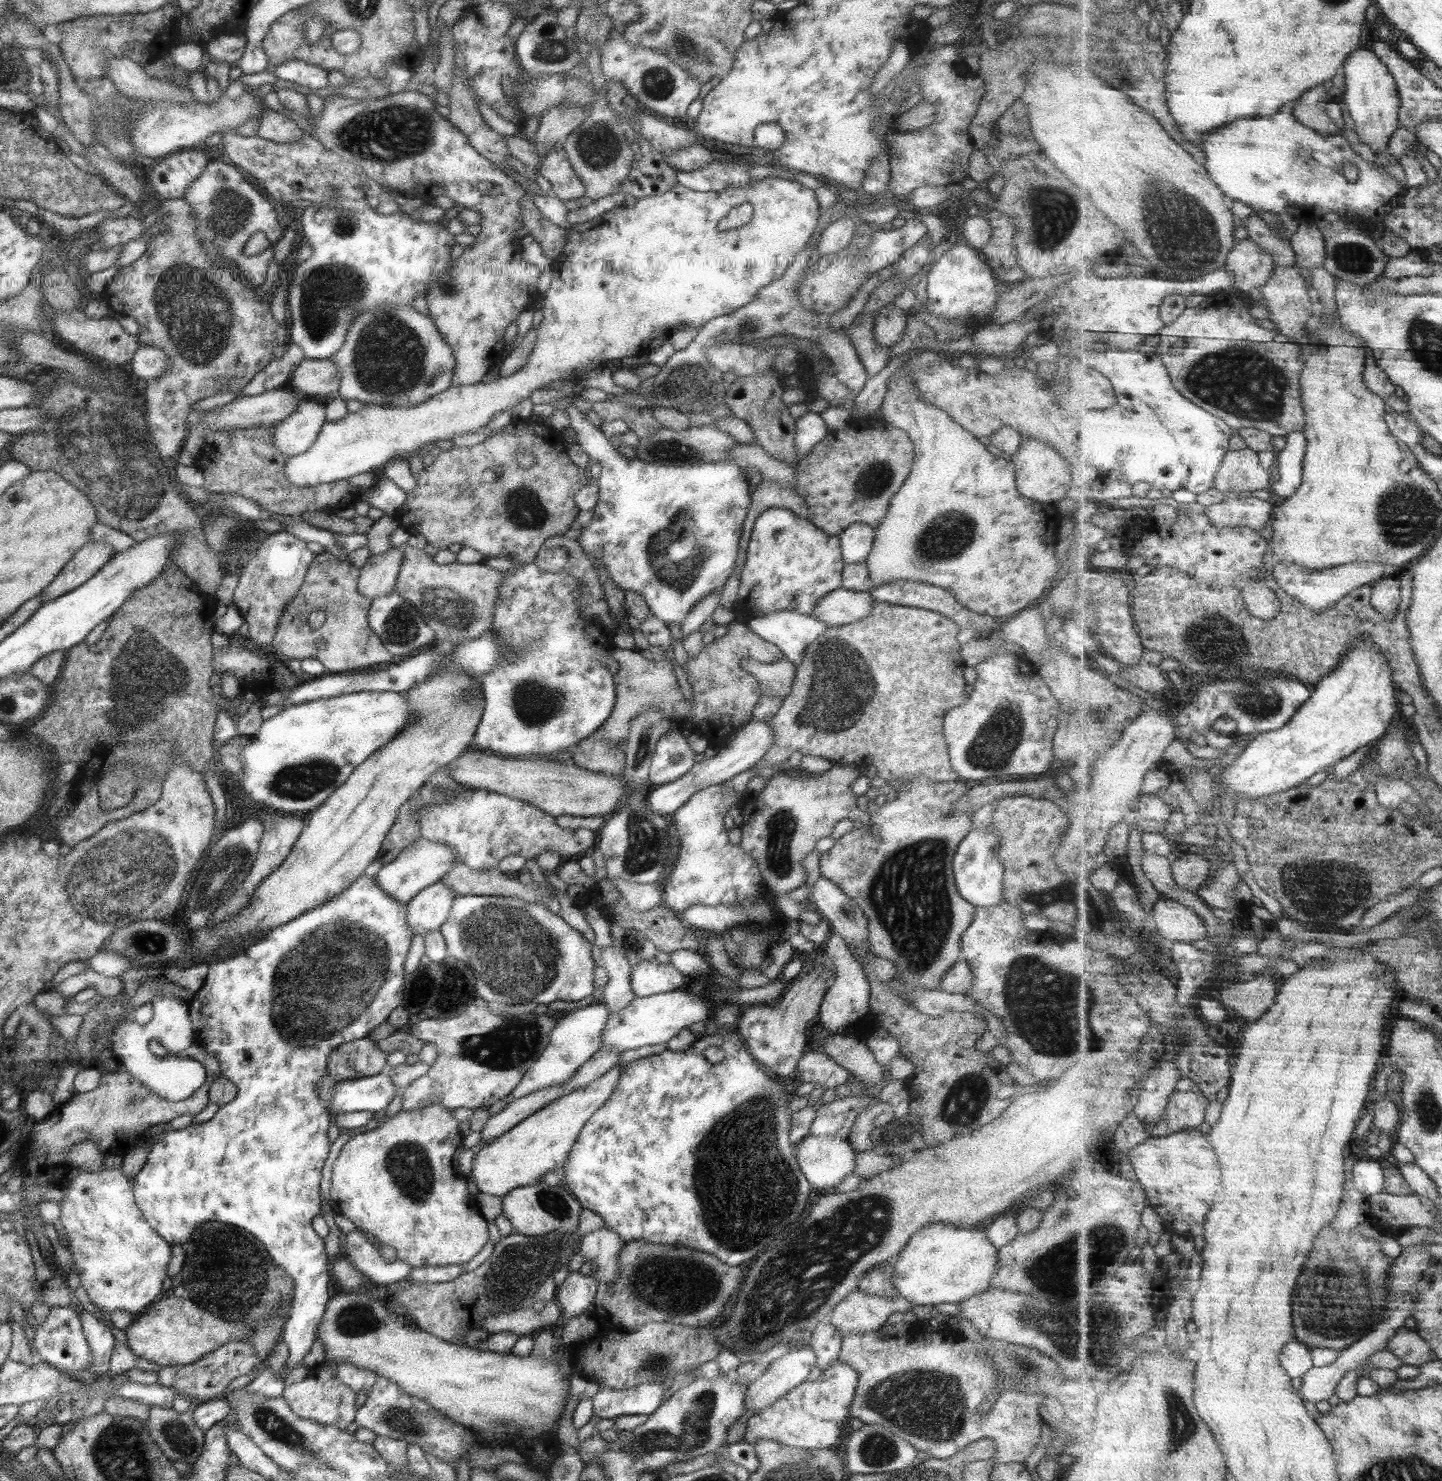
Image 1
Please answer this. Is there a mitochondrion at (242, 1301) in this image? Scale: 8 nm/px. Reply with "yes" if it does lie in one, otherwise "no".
yes

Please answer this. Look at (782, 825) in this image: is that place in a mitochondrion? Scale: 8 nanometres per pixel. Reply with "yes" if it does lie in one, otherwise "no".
yes

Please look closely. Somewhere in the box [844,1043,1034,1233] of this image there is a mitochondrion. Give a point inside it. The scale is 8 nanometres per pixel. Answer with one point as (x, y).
(962, 1105)

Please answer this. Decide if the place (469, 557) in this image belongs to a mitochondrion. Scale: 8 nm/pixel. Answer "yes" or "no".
no

